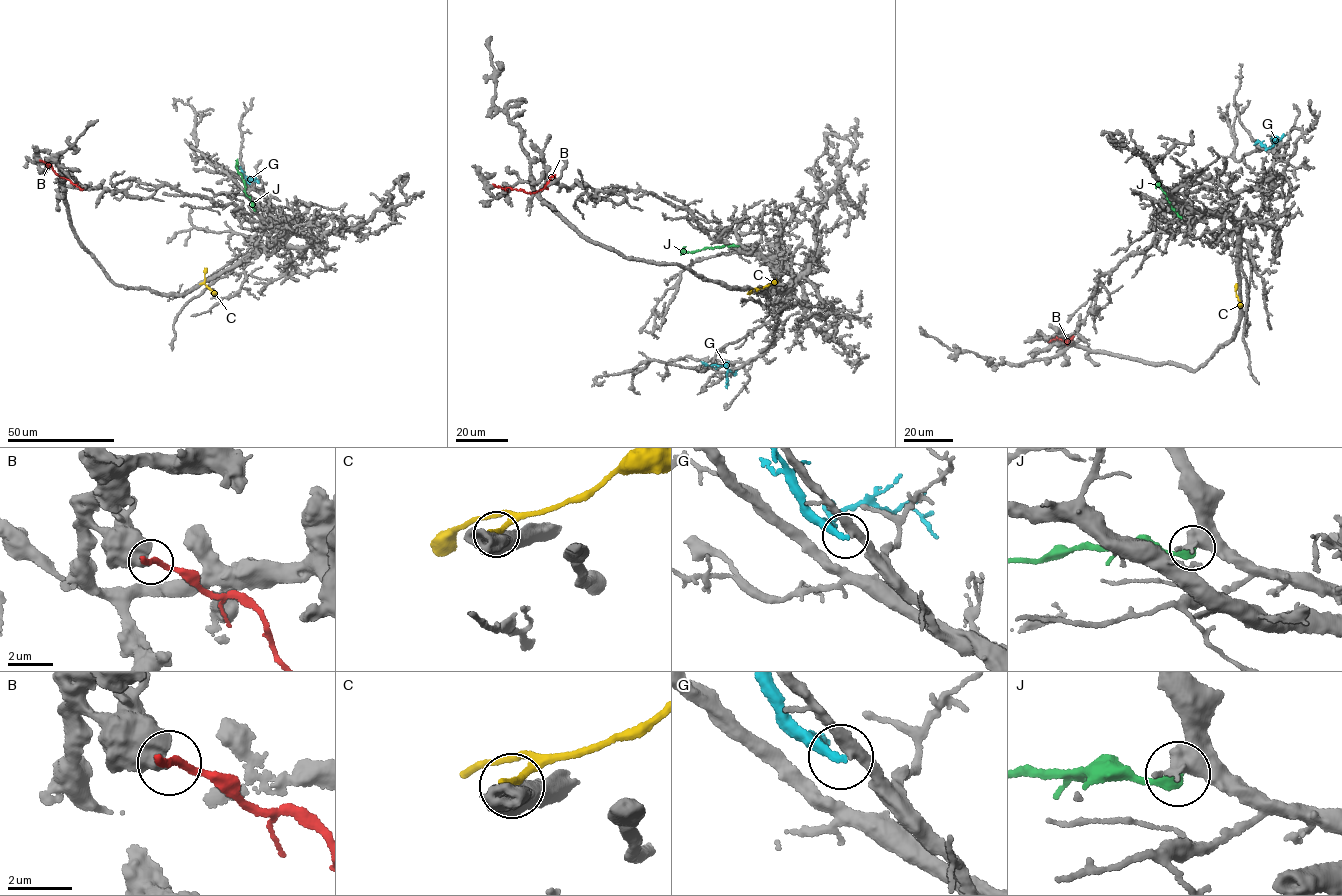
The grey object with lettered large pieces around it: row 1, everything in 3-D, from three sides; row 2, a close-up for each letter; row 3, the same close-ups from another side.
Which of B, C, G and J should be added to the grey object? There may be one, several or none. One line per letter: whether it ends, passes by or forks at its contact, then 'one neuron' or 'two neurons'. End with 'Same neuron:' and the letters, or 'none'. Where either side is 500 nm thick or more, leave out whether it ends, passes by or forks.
B: two neurons
C: two neurons
G: it ends there; two neurons
J: one neuron
Same neuron: J

